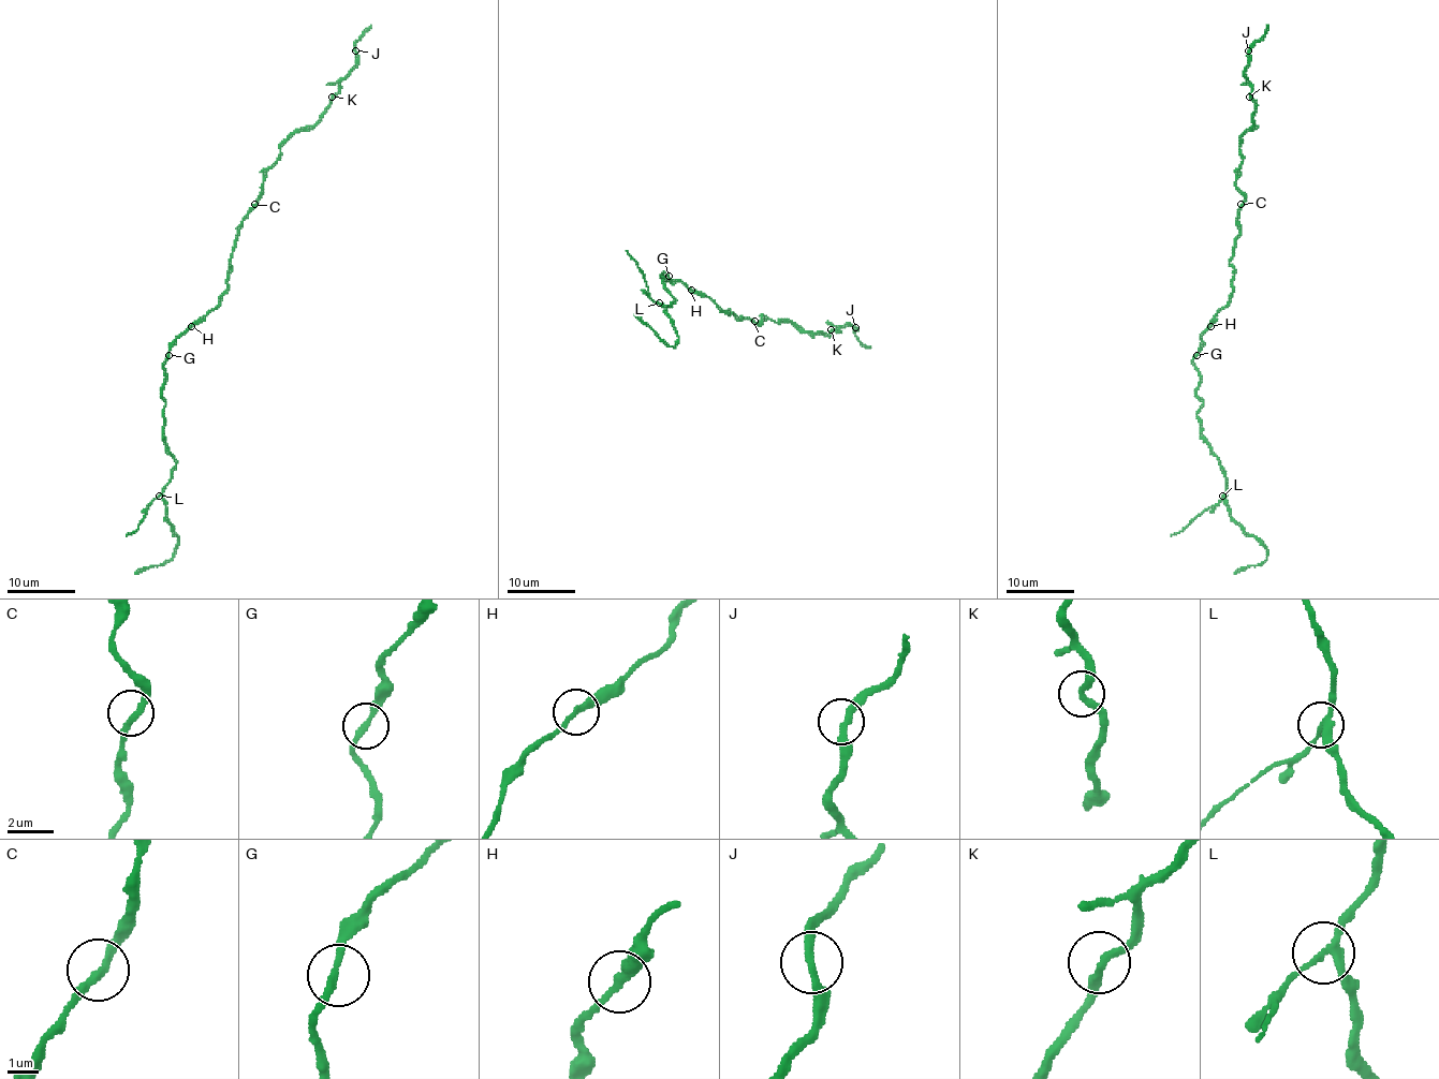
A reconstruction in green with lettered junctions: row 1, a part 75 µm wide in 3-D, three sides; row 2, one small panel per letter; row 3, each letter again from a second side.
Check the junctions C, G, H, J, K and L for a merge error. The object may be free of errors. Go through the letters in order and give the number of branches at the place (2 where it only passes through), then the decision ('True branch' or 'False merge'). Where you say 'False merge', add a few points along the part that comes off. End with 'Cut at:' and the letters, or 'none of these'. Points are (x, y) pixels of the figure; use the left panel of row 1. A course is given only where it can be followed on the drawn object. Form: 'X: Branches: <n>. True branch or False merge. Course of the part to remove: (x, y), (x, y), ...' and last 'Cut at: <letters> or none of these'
C: Branches: 2. True branch
G: Branches: 2. True branch
H: Branches: 2. True branch
J: Branches: 2. True branch
K: Branches: 2. True branch
L: Branches: 3. False merge. Course of the part to remove: (159, 496), (148, 505), (143, 520), (126, 536)
Cut at: L

